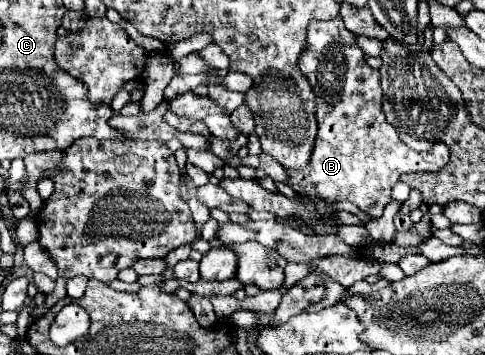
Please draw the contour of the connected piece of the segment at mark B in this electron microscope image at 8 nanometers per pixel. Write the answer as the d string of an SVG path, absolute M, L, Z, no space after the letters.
M340 16L328 22L312 20L312 24L308 24L306 48L298 58L298 68L310 82L312 92L316 94L316 120L318 120L318 134L308 164L302 170L284 168L288 174L286 184L294 188L298 194L304 194L314 200L322 198L326 202L352 202L370 216L380 218L386 204L390 202L390 190L400 180L402 174L438 172L446 166L450 158L448 146L440 142L430 152L414 152L400 140L396 130L392 130L392 126L386 122L382 110L380 74L378 70L370 68L364 62L364 52L356 46L356 36L346 30Z

